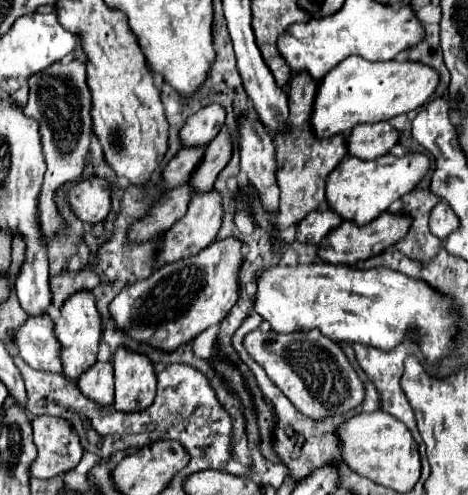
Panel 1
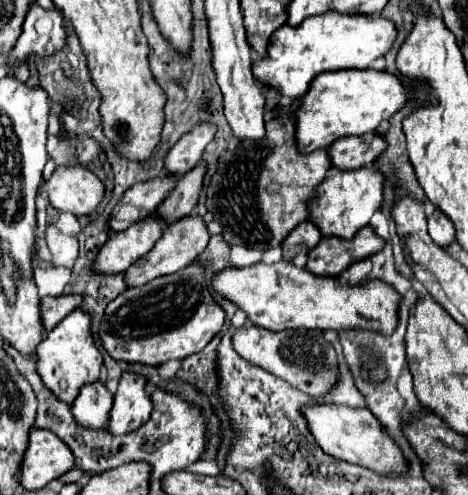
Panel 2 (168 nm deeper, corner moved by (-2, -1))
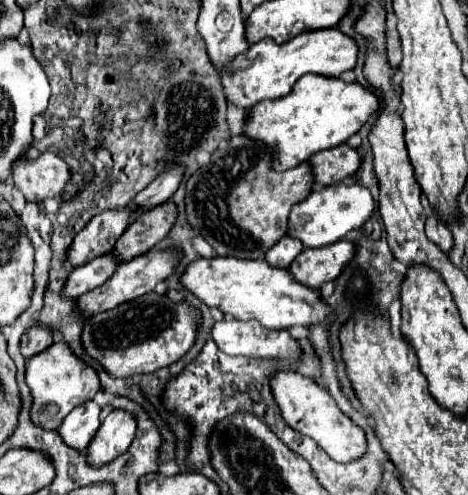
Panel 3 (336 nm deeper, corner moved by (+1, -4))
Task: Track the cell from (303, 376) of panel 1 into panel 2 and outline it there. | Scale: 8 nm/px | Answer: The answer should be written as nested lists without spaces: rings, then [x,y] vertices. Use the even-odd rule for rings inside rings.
[[[245,324],[243,328],[235,330],[231,342],[241,358],[287,380],[291,386],[313,398],[327,392],[337,382],[335,350],[323,340],[319,330],[283,330],[279,334],[271,334],[271,330],[263,330],[261,326]]]

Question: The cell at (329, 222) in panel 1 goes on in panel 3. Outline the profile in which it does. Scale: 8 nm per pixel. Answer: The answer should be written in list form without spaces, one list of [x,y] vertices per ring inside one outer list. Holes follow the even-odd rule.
[[[284,235],[268,253],[266,253],[266,261],[274,267],[282,267],[288,269],[290,263],[304,251],[304,245],[300,245],[300,241],[296,241],[296,237],[288,237]]]

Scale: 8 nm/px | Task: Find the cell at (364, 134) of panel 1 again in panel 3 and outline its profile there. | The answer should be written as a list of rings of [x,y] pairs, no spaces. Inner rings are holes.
[[[346,143],[332,147],[332,149],[324,149],[310,157],[314,179],[316,179],[316,183],[322,183],[322,185],[340,183],[344,177],[354,175],[358,171],[360,163],[362,163],[362,159],[360,159],[358,151]]]

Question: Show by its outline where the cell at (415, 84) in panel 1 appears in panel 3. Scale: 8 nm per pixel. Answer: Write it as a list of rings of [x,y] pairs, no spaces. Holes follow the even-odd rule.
[[[304,75],[288,97],[276,101],[256,103],[244,125],[244,133],[252,139],[264,141],[274,149],[274,169],[286,171],[302,161],[308,161],[314,153],[332,149],[346,143],[362,125],[380,109],[378,95],[360,83],[346,83],[324,75]]]

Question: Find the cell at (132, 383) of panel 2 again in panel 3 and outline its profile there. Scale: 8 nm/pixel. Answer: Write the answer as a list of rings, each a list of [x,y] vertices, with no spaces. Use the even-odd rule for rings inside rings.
[[[114,409],[104,417],[96,437],[88,445],[88,463],[100,467],[128,449],[136,435],[136,417],[124,409]]]

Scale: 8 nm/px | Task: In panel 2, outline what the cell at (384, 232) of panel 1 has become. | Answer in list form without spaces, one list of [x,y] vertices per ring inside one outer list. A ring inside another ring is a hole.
[[[365,226],[351,240],[321,238],[319,244],[307,254],[307,270],[315,276],[339,276],[351,264],[373,256],[385,246],[385,240]]]

